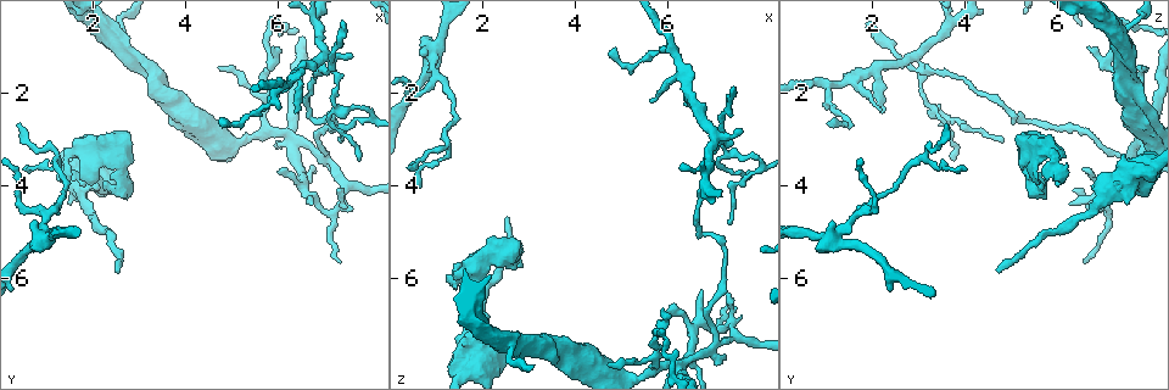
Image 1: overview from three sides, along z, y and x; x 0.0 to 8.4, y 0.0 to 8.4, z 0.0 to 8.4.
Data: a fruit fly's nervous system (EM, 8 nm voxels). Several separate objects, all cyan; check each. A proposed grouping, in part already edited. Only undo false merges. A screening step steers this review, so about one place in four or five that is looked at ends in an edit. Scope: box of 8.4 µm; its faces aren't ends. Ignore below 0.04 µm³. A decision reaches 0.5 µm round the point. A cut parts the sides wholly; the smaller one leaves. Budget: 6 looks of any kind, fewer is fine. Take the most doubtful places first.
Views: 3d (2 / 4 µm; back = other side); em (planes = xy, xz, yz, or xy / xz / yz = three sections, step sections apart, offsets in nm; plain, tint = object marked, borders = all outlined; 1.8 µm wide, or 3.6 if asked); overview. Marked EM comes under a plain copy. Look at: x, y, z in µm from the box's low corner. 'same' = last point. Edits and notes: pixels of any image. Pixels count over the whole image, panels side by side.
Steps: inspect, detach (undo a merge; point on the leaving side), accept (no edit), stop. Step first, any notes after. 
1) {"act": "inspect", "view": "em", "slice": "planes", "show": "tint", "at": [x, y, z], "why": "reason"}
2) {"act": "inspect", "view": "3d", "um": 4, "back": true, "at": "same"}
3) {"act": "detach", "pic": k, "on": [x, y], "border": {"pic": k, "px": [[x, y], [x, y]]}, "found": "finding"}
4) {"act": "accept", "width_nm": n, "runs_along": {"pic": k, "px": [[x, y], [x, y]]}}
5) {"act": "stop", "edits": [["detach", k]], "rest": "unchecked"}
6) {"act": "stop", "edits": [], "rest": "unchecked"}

{"act": "inspect", "view": "3d", "um": 2, "at": [0.95, 5.15, 1.10], "why": "three arms meet"}

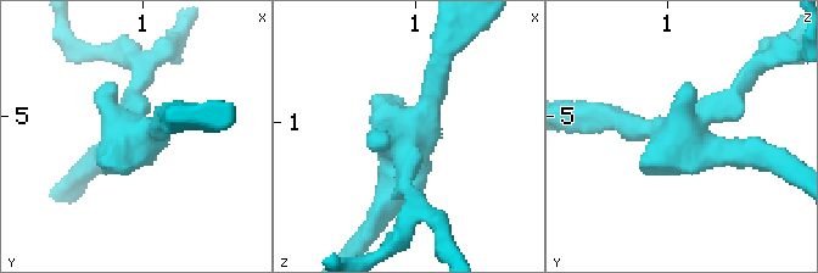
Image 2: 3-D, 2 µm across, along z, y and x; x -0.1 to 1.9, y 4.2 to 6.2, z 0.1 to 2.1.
{"act": "inspect", "view": "em", "slice": "yz", "step": 8, "show": "tint", "at": [0.94, 5.18, 1.12], "arms": 3, "why": "need the tissue"}

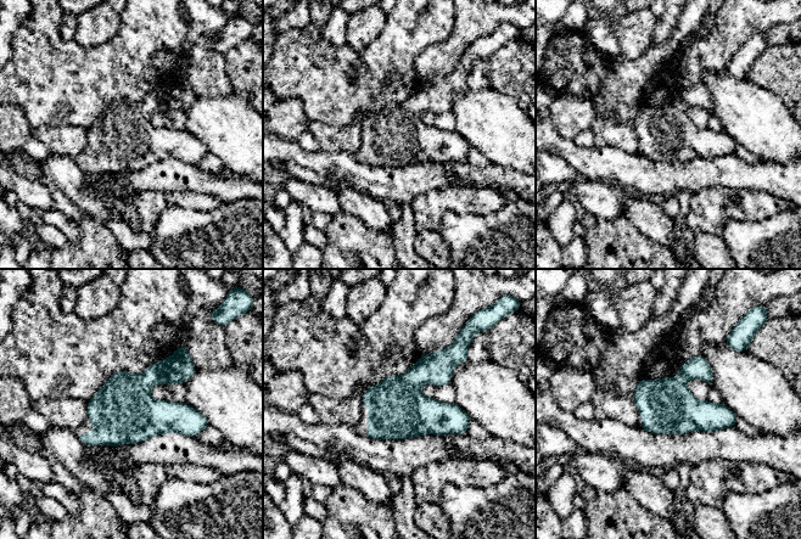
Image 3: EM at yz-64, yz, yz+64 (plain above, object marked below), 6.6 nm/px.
{"act": "accept", "width_nm": 360, "found": "continuous, no second cell"}

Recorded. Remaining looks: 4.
{"act": "inspect", "view": "3d", "um": 4, "at": [6.25, 2.95, 7.90], "why": "sharp bend"}

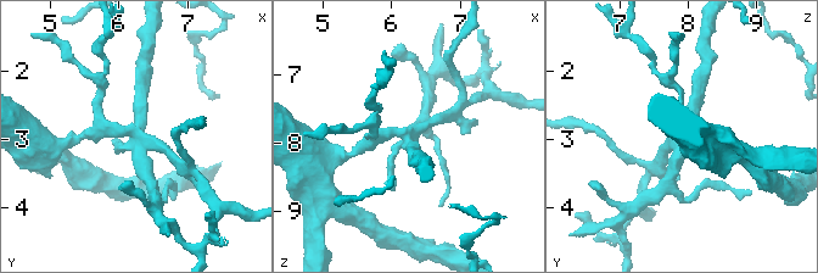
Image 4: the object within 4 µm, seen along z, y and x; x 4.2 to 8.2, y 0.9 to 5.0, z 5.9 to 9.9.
{"act": "inspect", "view": "em", "slice": "yz", "step": 16, "show": "tint", "at": [6.25, 2.95, 7.95], "why": "now the EM"}

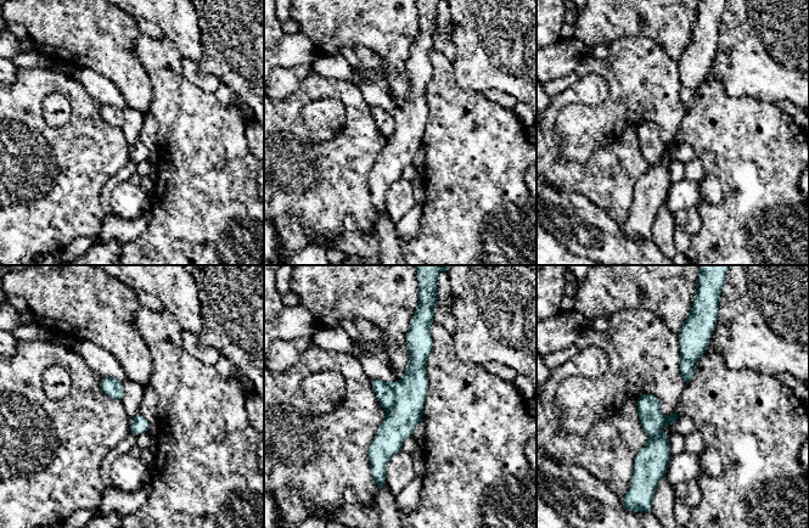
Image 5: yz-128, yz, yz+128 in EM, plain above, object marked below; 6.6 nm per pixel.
{"act": "detach", "pic": 5, "on": [410, 392], "part_leaving": {"pic": 5, "px": [[414, 330], [415, 383], [381, 450], [382, 472]]}, "found": "two cells meet here"}

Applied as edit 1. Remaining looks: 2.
{"act": "inspect", "view": "overview", "why": "see it whole again"}

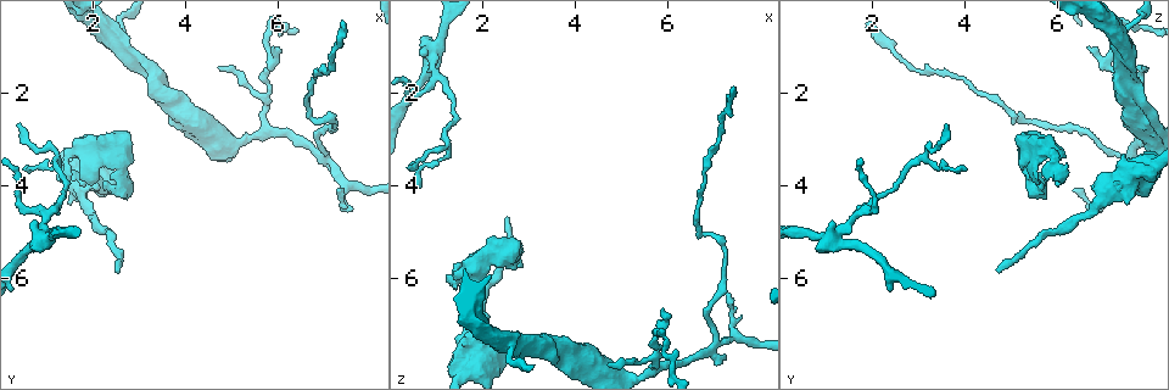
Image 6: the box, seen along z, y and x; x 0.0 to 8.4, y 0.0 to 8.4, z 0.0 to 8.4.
{"act": "inspect", "view": "em", "slice": "planes", "show": "tint", "at": [2.50, 0.90, 7.45], "why": "sharp bend"}

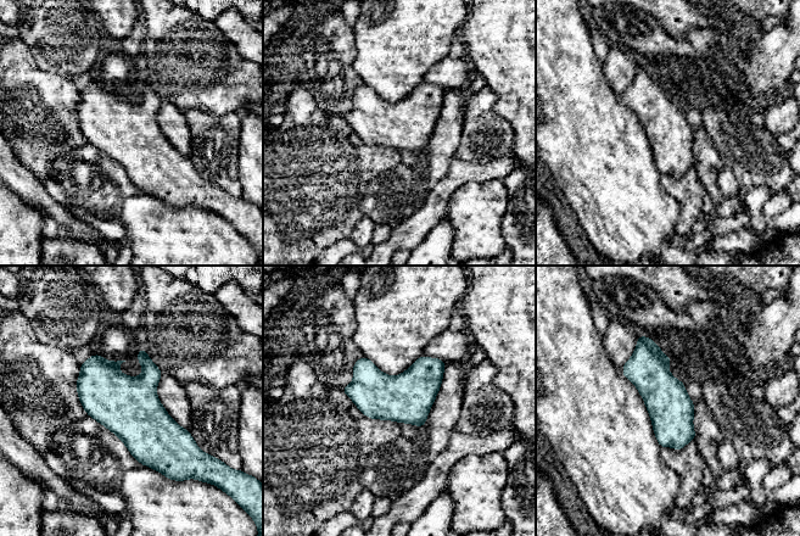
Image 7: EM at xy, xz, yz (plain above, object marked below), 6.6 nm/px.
{"act": "accept", "width_nm": 300, "runs_along": {"pic": 7, "px": [[641, 339], [678, 446]]}, "found": "all the same cell"}

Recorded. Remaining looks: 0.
{"act": "stop", "edits": [["detach", 5]], "rest": "unchecked"}

